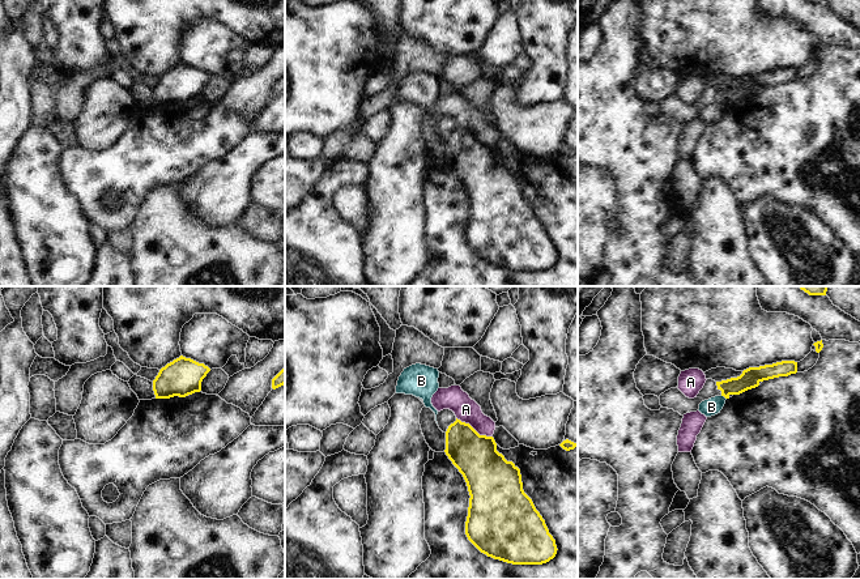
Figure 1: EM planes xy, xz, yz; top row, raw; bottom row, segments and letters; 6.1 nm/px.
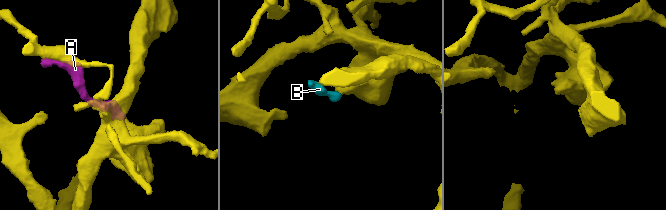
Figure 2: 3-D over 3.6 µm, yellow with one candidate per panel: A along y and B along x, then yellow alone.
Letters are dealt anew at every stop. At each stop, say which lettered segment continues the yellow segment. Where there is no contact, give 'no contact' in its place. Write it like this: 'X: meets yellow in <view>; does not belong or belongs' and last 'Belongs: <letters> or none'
A: meets yellow in xz; does not belong
B: meets yellow in yz; does not belong
Belongs: none

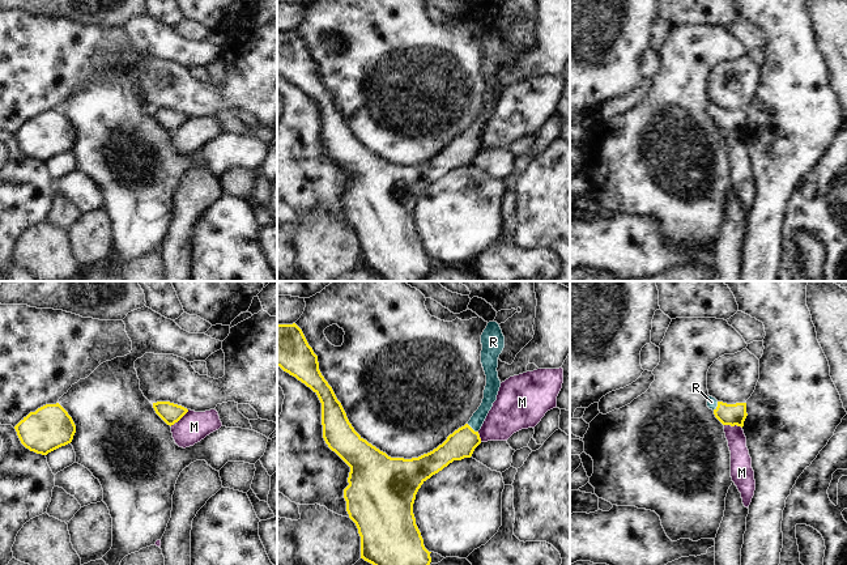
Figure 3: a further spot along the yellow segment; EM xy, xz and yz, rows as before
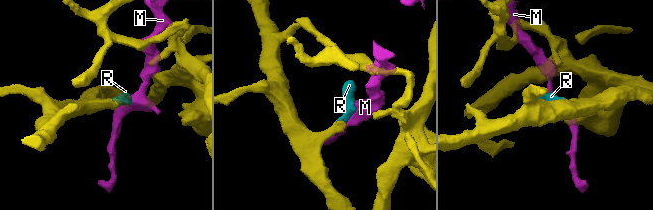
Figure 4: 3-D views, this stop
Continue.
M: meets yellow in xy; does not belong
R: meets yellow in xz; belongs
Belongs: R

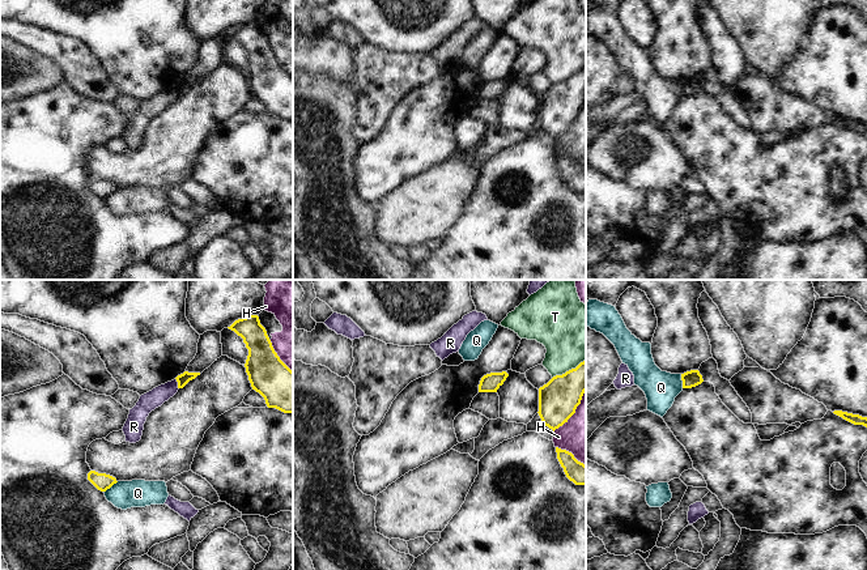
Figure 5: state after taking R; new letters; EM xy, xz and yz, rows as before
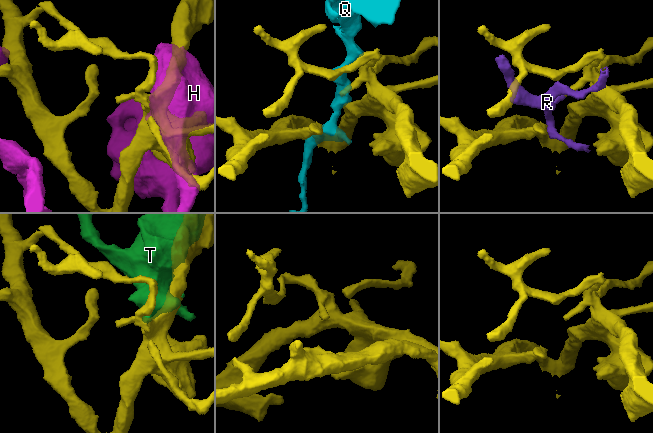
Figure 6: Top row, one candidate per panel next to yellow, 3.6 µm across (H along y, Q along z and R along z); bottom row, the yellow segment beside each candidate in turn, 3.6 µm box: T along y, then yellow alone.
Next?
H: meets yellow in xz; does not belong
Q: meets yellow in xy; does not belong
R: meets yellow in xy; does not belong
T: meets yellow in xz; does not belong
Belongs: none

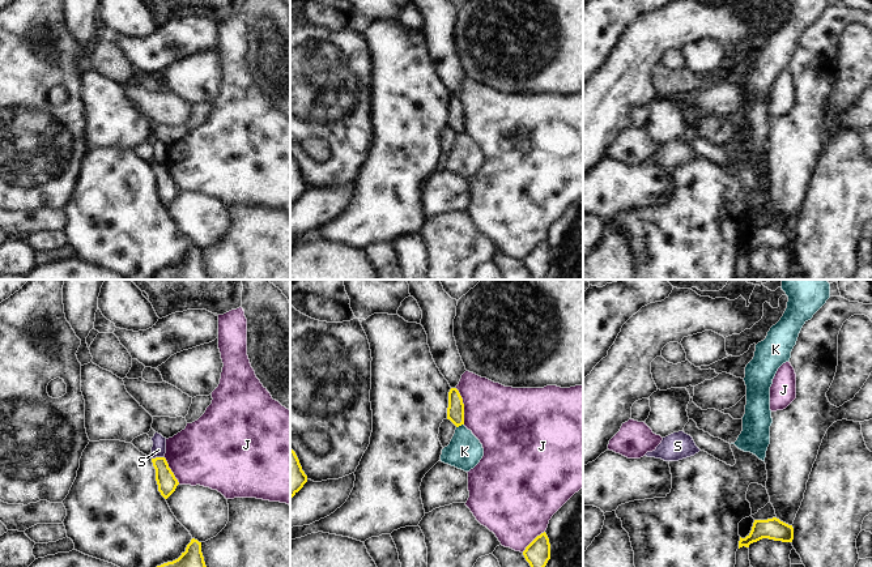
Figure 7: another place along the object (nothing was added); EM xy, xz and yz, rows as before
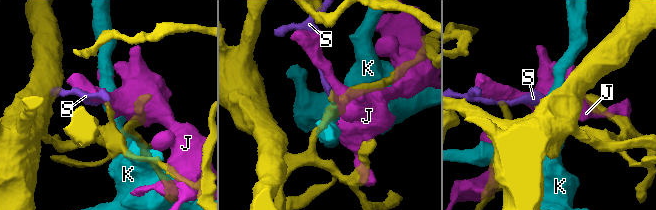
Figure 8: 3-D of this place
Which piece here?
J: meets yellow in xz; does not belong
K: meets yellow in xz; does not belong
S: meets yellow in xy; does not belong
Belongs: none

